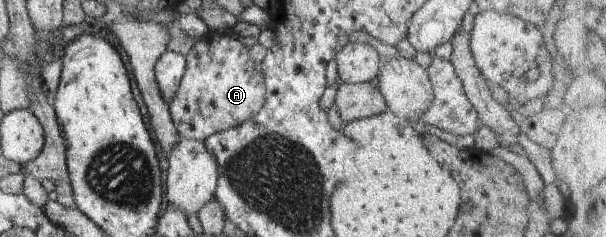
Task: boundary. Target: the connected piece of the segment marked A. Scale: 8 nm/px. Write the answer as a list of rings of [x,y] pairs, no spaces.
[[[233,29],[213,30],[193,45],[184,75],[169,104],[180,138],[204,141],[210,135],[248,121],[265,104],[267,94],[263,67],[252,60],[250,50]]]

